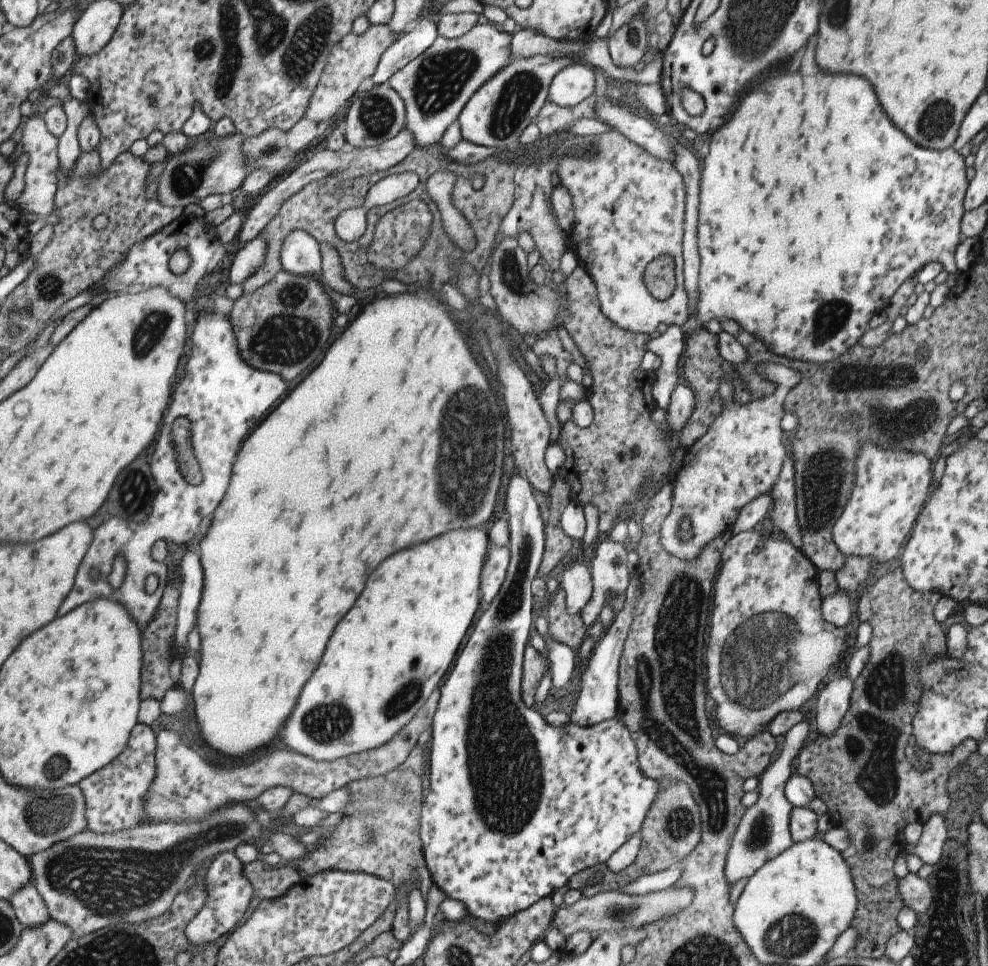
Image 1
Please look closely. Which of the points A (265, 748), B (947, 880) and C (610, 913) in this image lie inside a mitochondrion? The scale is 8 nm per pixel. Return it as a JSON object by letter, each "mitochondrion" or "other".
{"A":"other","B":"mitochondrion","C":"mitochondrion"}

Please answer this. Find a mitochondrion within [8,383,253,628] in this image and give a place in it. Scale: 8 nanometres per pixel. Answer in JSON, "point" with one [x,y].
{"point":[126,478]}

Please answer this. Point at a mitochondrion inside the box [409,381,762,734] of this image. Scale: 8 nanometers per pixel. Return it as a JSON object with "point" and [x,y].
{"point":[468,441]}

